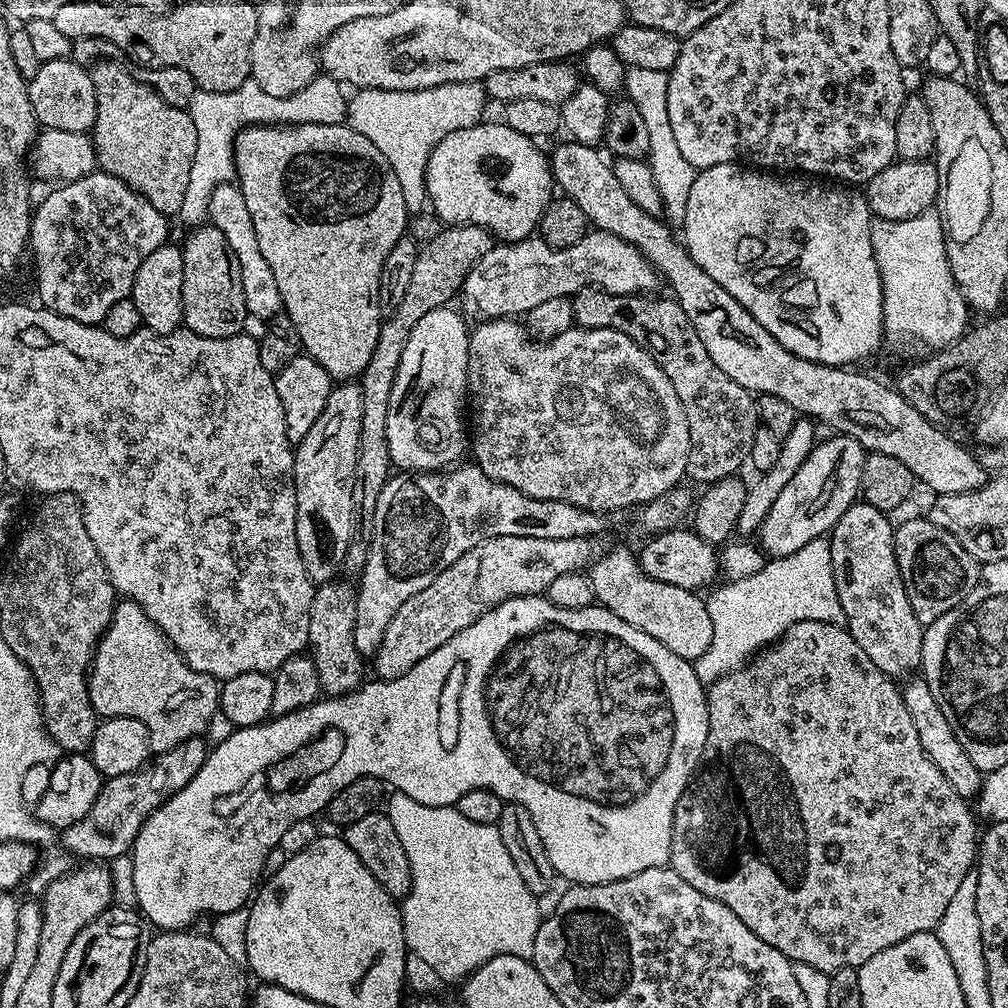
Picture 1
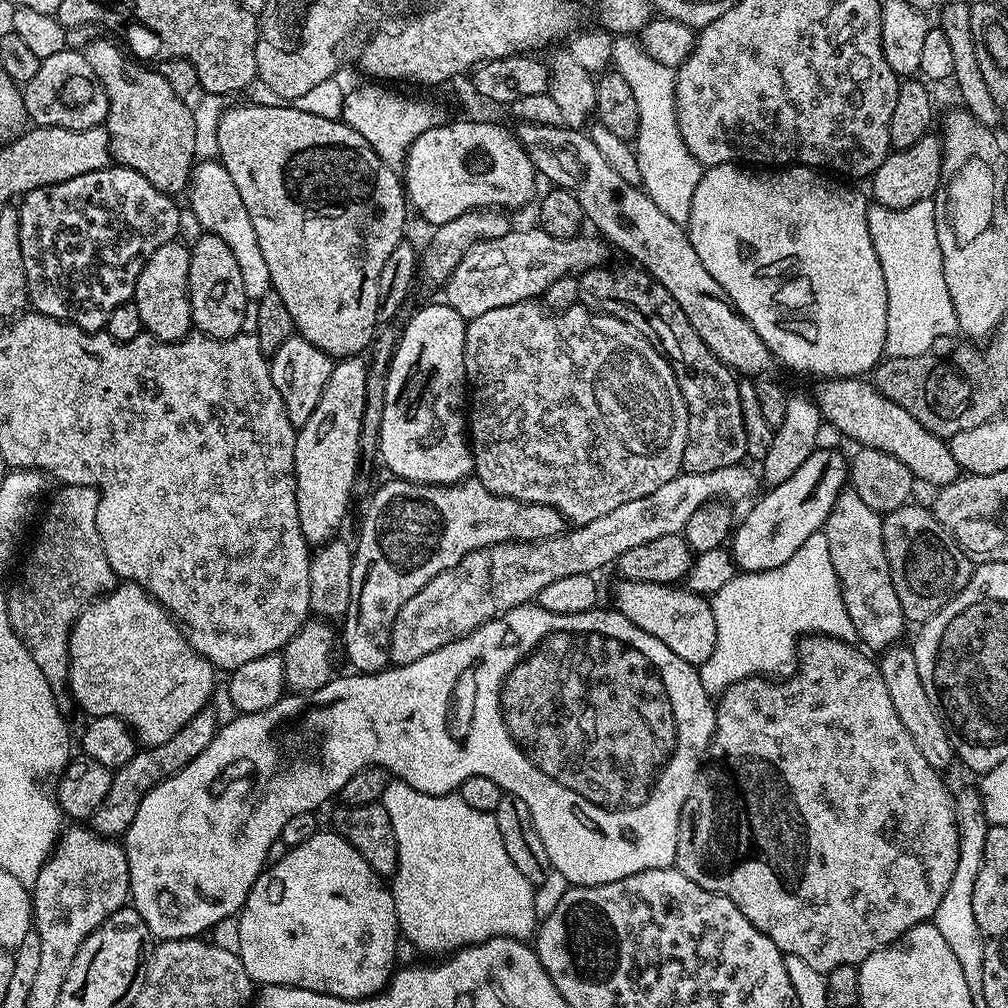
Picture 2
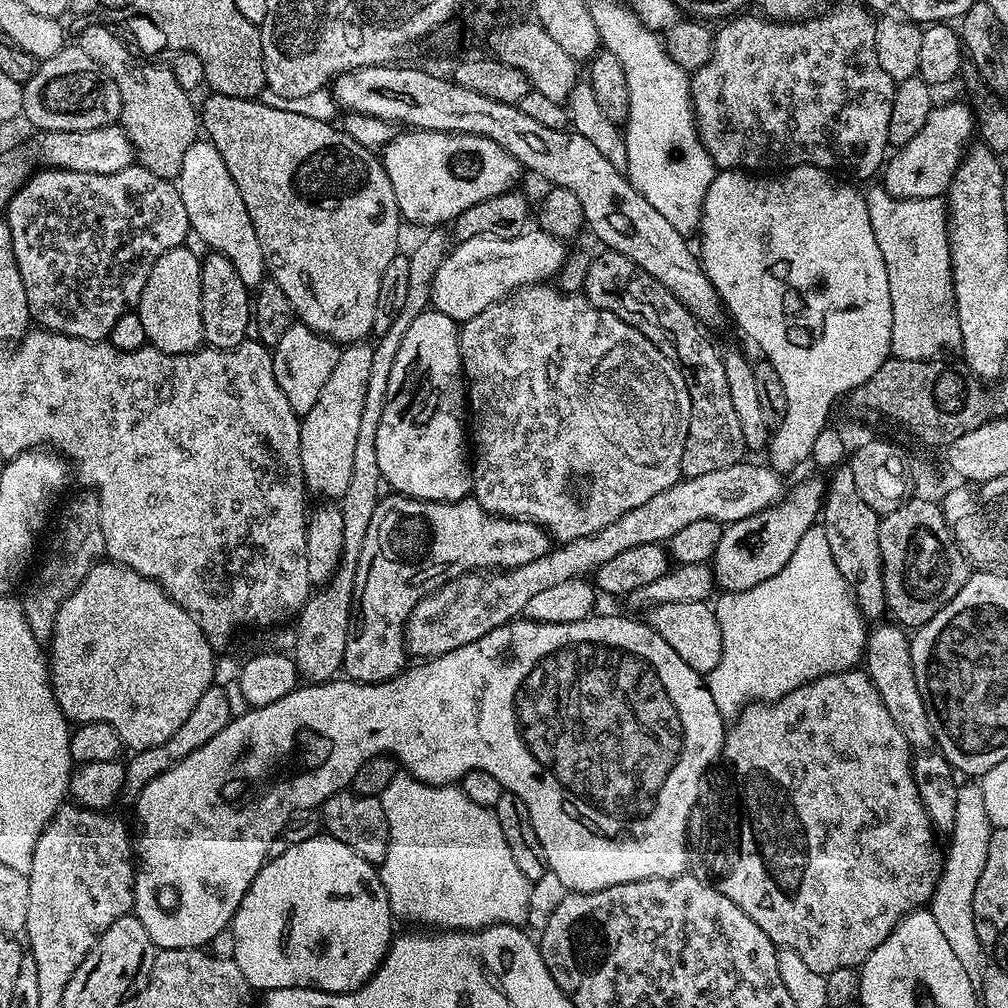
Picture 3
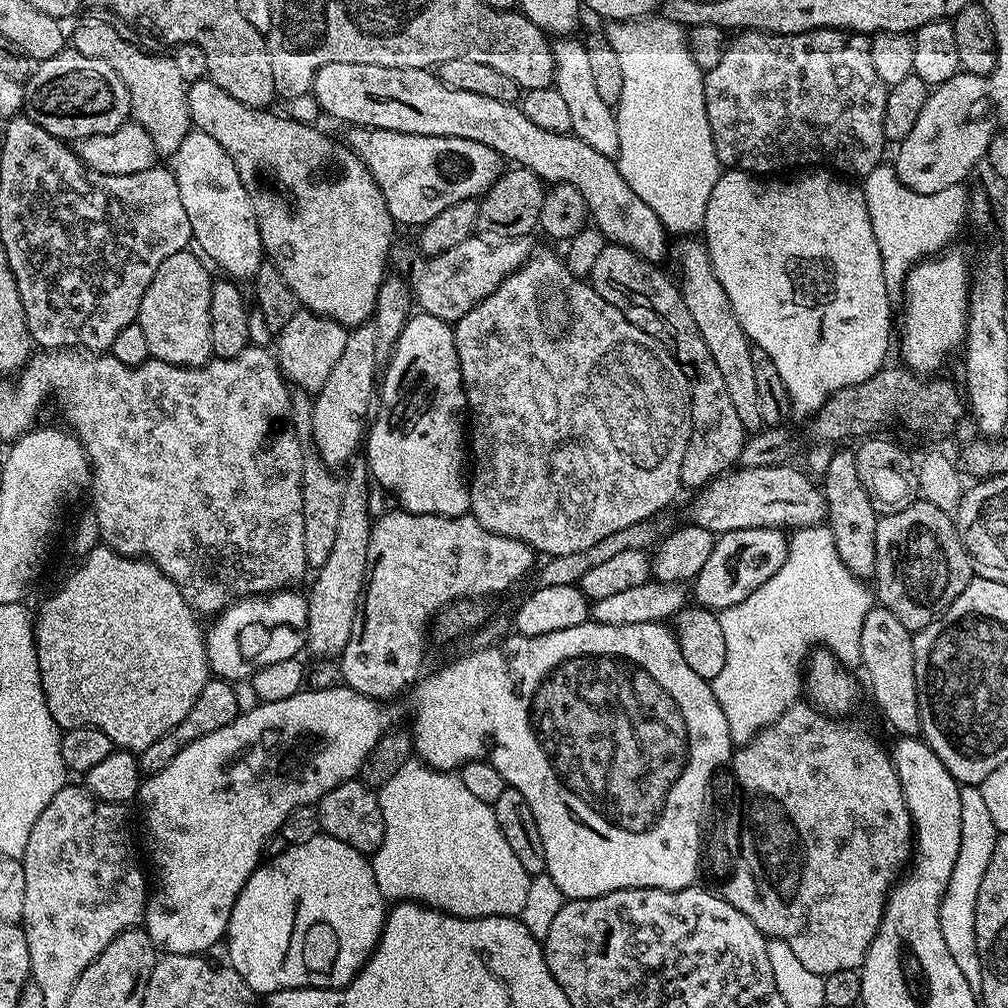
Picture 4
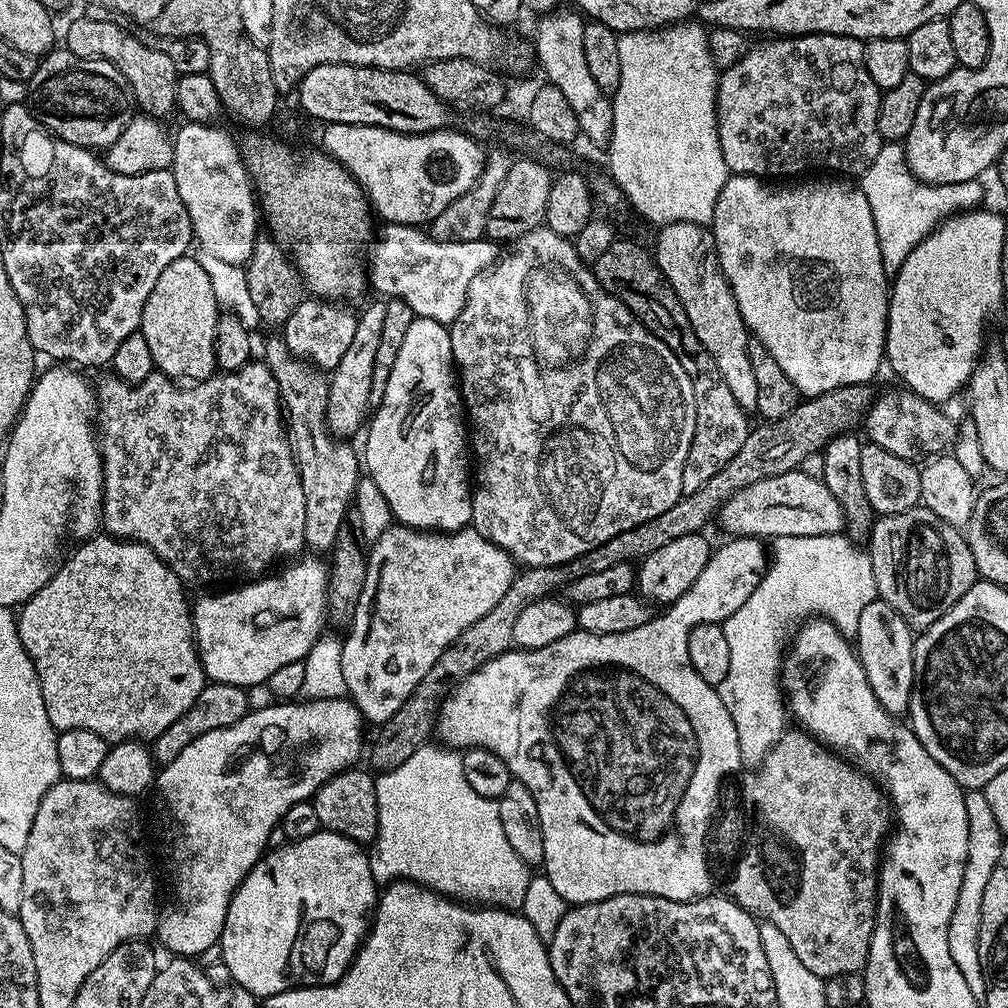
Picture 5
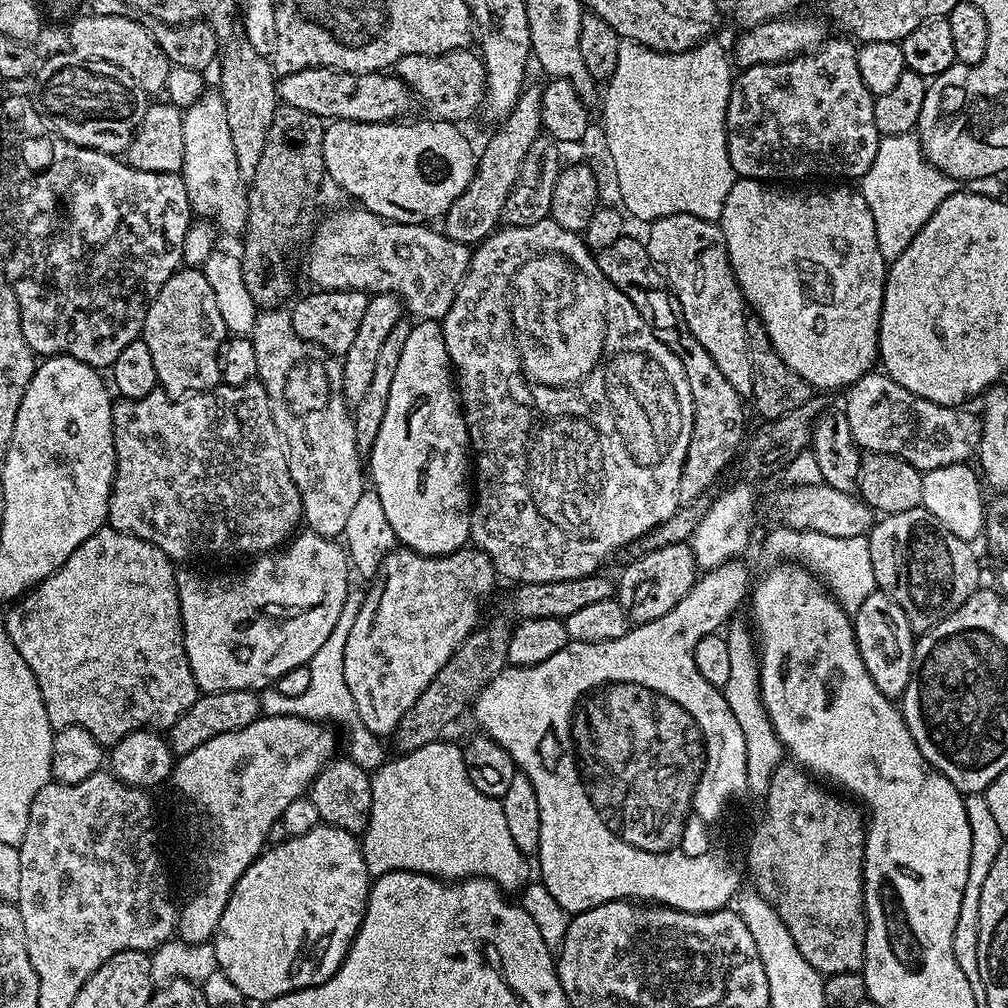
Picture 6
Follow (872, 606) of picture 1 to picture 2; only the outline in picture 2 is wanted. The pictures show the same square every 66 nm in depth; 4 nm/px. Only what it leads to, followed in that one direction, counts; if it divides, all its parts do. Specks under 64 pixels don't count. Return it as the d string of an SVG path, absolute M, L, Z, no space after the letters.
M845 486L838 494L822 529L826 542L830 542L830 562L834 562L834 574L838 574L846 614L850 614L859 643L865 649L892 647L903 637L900 635L906 627L902 602L898 602L898 593L890 578L890 562L886 562L883 525L881 513L870 510L870 506L858 498L854 489Z

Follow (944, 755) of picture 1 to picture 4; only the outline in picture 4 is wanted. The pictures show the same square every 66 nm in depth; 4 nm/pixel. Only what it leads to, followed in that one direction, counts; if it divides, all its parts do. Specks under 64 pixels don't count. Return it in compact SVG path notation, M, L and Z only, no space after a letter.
M873 606L862 622L862 672L868 675L868 684L872 687L872 696L884 715L884 720L900 732L901 737L916 738L920 736L920 711L918 710L918 690L914 678L913 633L908 631L890 610L883 606Z

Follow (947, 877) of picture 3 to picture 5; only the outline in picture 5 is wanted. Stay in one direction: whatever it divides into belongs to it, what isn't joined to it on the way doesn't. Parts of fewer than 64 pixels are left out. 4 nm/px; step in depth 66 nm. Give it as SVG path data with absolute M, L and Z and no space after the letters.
M982 790L965 791L966 826L968 827L968 853L966 866L962 874L962 888L958 890L958 900L954 902L954 912L950 914L950 958L962 970L962 978L966 978L966 986L970 986L970 994L983 1001L986 998L986 982L982 974L982 962L978 958L978 934L982 926L982 894L986 890L986 882L990 882L990 874L994 866L998 866L998 854L1006 846L1006 834L998 826L994 818L990 802L986 802L986 794Z

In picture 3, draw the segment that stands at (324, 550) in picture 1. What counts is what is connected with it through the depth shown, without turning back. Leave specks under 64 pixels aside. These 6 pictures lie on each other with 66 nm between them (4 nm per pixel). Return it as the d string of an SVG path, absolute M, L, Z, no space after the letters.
M357 342L341 347L338 363L330 373L314 410L300 421L300 453L304 487L316 498L339 498L346 494L350 469L354 467L354 446L358 439L358 425L362 423L362 406L366 406L366 386L370 383L370 362L373 345Z

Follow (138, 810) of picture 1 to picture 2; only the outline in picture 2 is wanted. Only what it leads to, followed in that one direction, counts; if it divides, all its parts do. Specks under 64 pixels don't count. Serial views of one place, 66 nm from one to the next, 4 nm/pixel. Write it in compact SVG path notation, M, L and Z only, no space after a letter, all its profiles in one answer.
M209 706L198 710L198 714L194 714L194 718L190 718L190 722L186 722L186 726L182 726L182 730L174 734L170 742L162 742L153 748L137 750L134 758L130 758L130 762L115 769L110 782L110 794L106 794L102 806L98 806L98 810L90 817L91 827L101 836L123 837L130 822L134 822L134 814L138 814L138 806L145 794L156 784L161 784L166 778L178 774L190 762L194 762L194 758L198 758L198 754L202 754L206 746L210 746L210 742L216 737L218 727L214 708Z

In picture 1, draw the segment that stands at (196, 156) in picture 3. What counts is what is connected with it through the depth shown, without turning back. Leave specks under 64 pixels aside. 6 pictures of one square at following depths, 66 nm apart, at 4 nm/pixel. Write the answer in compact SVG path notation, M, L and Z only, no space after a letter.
M235 183L217 184L210 194L207 219L215 228L226 234L226 242L230 242L230 250L238 258L238 266L242 270L242 290L246 294L246 306L253 317L271 318L281 311L278 285L274 282L274 273L266 258L262 258L262 250L258 250L258 234L254 234L254 222L250 219L250 210L246 207L246 198L242 198L239 187Z

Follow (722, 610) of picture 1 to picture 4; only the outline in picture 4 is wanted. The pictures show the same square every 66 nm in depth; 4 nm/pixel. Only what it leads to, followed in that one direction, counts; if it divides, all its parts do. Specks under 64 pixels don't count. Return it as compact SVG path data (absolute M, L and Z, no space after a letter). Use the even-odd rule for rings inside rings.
M823 523L812 524L809 528L797 528L791 533L782 570L778 570L774 578L762 582L751 596L744 596L740 605L729 604L719 613L722 634L726 638L726 666L722 666L718 678L710 683L714 698L718 698L718 706L722 706L722 714L726 714L726 726L730 726L733 745L748 744L763 728L782 718L790 705L801 699L804 686L801 673L815 649L821 646L827 648L849 670L861 667L862 622L866 622L866 614L874 606L873 589L864 584L867 583L848 570L842 558L838 558L832 531ZM752 607L756 607L760 617L756 624L752 620L745 622L744 640L748 644L740 644L740 611Z

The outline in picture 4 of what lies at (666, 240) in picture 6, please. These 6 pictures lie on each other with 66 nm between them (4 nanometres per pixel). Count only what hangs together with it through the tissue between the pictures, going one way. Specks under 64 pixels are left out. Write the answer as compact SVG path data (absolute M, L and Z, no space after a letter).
M684 238L679 243L677 248L675 245L674 256L676 252L676 264L680 267L678 287L684 296L686 310L690 310L690 318L694 318L694 326L698 326L698 334L702 334L702 342L706 342L706 346L710 349L710 355L718 365L718 371L722 373L722 378L726 381L726 391L730 393L730 402L734 405L734 410L738 410L738 419L742 421L745 433L755 434L761 431L765 425L762 422L762 413L758 406L758 393L754 378L754 362L757 357L754 355L753 345L742 330L734 310L730 306L730 298L726 294L726 290L722 290L722 282L718 282L718 278L714 274L708 247L704 244L703 239Z

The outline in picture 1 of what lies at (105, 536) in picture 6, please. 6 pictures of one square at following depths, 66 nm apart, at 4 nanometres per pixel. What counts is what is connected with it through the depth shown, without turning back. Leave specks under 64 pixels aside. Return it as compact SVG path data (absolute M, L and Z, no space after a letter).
M124 598L117 603L116 609L112 611L112 620L108 623L108 630L100 637L96 646L96 653L92 655L92 666L88 673L88 697L97 717L129 716L130 718L138 718L138 722L142 722L146 726L148 740L152 743L153 749L156 752L164 752L167 748L176 746L178 742L189 740L191 736L199 736L205 731L203 728L211 722L212 715L217 715L218 712L220 684L210 674L191 668L183 656L180 655L180 651L168 640L167 634L146 614L146 610L138 602Z

